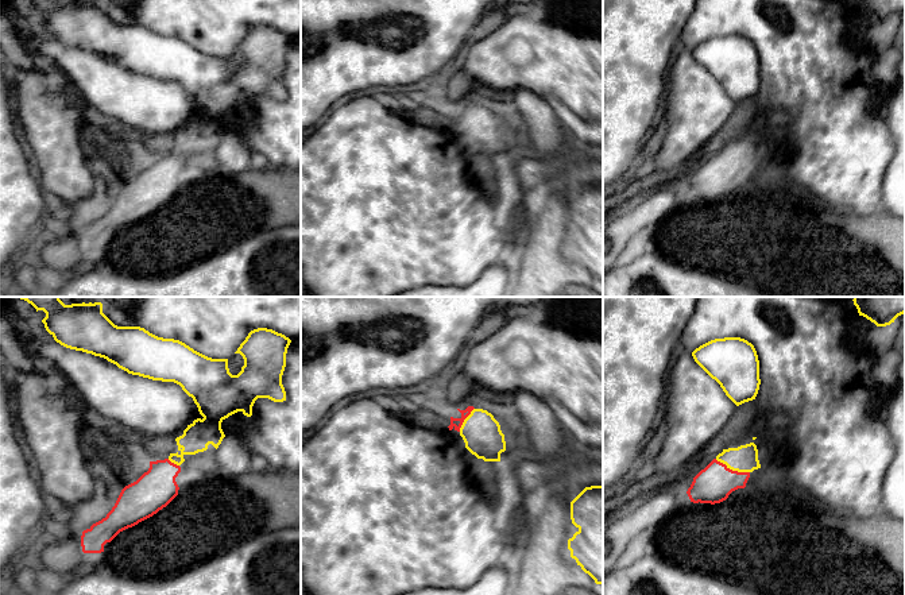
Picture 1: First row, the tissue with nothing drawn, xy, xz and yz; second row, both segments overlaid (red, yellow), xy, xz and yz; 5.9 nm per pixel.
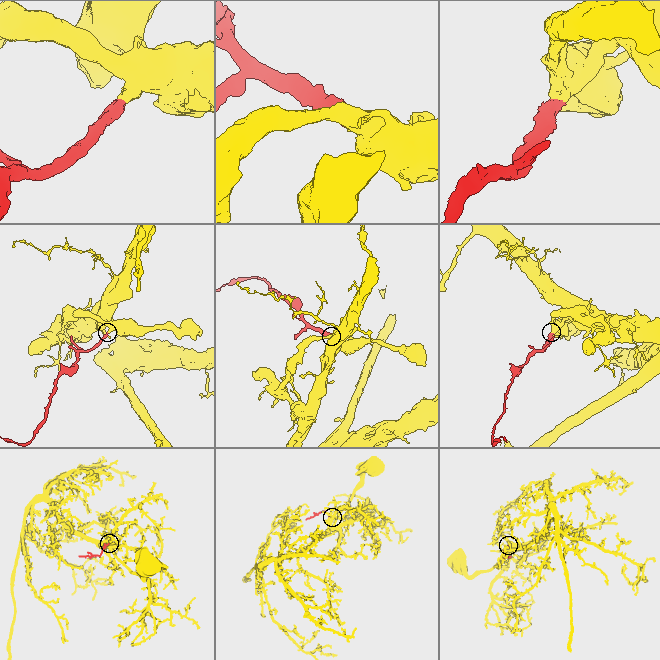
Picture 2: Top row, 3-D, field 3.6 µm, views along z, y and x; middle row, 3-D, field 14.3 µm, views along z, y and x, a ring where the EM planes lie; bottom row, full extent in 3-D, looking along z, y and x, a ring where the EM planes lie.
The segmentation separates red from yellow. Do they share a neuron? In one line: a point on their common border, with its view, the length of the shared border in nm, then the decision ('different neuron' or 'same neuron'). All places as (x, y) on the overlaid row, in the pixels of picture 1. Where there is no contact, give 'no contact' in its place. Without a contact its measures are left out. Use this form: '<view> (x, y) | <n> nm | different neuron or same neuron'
yz (731, 470) | 220 nm | same neuron

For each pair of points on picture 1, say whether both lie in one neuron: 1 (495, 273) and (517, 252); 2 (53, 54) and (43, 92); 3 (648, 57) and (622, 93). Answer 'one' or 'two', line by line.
1: two
2: two
3: one

